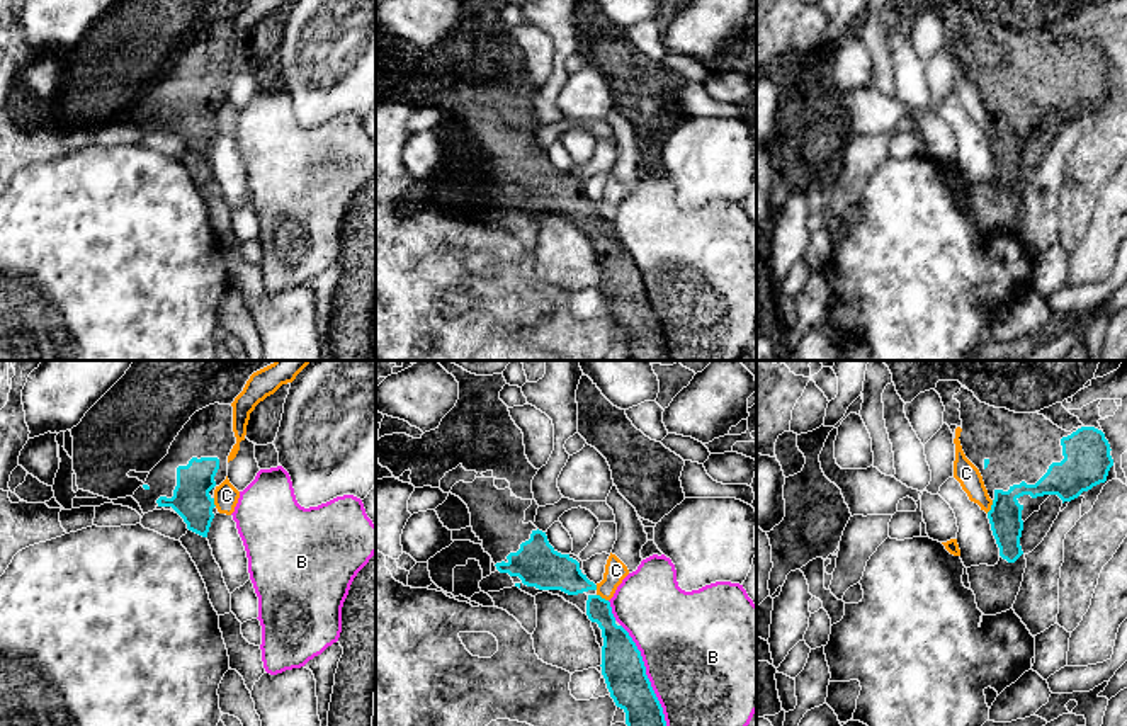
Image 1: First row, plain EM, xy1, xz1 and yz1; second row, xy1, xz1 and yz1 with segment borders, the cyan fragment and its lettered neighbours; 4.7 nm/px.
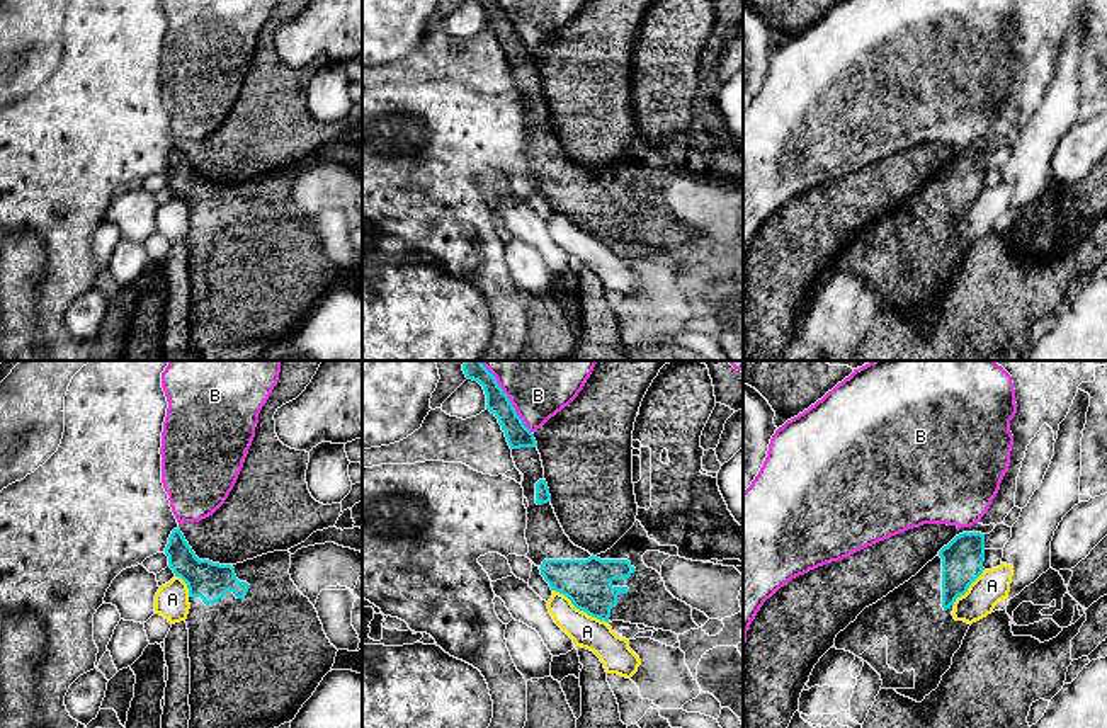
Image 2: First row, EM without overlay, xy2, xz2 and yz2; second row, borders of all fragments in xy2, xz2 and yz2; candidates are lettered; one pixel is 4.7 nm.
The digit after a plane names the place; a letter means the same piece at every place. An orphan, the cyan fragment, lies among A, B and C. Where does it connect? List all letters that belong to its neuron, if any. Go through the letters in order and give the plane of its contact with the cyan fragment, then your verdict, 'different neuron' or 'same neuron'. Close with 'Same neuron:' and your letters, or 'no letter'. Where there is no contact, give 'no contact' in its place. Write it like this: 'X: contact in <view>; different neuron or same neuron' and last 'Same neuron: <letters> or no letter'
A: contact in xz2; different neuron
B: contact in xz1; different neuron
C: contact in yz1; different neuron
Same neuron: no letter

